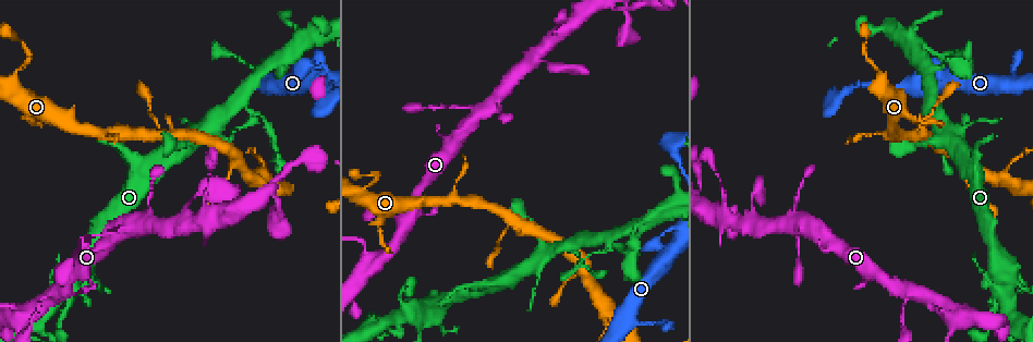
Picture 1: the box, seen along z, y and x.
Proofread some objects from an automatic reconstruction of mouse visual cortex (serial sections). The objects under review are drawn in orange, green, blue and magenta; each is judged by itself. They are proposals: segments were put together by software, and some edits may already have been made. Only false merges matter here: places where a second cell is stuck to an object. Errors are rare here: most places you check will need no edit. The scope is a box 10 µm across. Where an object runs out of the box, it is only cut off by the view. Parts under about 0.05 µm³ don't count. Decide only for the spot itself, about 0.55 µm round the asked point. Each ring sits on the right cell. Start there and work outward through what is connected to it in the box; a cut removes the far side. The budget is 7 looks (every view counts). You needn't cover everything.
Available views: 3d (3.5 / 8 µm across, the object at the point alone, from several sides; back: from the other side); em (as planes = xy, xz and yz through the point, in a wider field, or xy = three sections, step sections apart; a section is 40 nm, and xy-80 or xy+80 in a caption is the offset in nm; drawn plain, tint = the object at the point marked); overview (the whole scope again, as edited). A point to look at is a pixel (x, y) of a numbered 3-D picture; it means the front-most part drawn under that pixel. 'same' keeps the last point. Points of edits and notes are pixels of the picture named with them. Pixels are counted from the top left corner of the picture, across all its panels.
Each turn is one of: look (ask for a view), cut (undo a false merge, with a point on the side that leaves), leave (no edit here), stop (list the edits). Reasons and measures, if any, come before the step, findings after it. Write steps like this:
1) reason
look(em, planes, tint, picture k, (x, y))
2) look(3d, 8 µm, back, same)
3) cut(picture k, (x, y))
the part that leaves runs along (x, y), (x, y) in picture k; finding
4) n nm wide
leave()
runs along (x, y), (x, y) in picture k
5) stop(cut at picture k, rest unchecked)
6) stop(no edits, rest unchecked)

three-way junction
look(3d, 3.5 µm, picture 1, (129, 227))

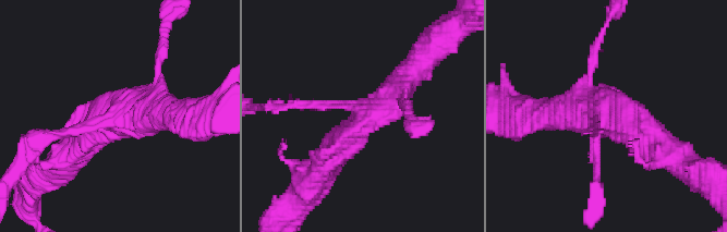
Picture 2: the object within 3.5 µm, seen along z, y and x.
3 arms; arms of 150, 400, 400 nm
look(em, xy, step 3, tint, picture 2, (122, 118))

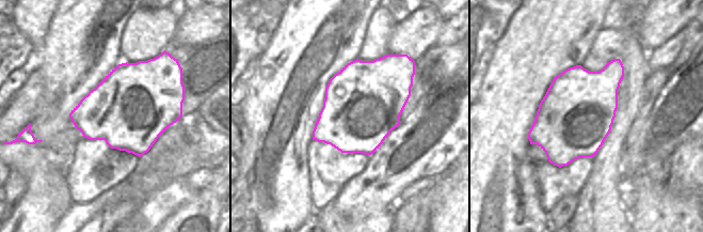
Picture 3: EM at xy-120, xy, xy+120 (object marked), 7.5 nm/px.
another direction
look(em, xy, step 1, tint, same)

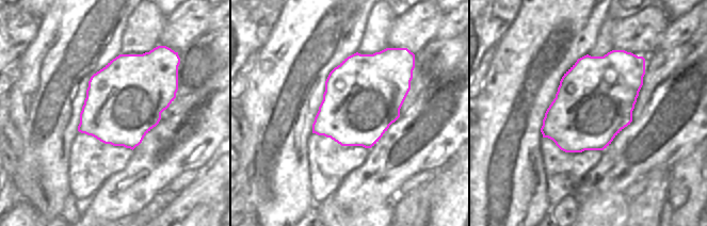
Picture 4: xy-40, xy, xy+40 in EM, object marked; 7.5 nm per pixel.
leave()
runs along (322, 168), (419, 65) in picture 2; continuous, no second cell

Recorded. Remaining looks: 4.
side arm on a straight run
look(3d, 3.5 µm, back, picture 1, (1002, 178))

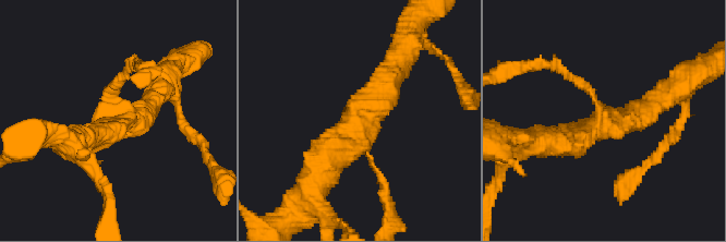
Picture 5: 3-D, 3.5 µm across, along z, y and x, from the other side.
look(em, xy, step 2, tint, picture 5, (364, 118))

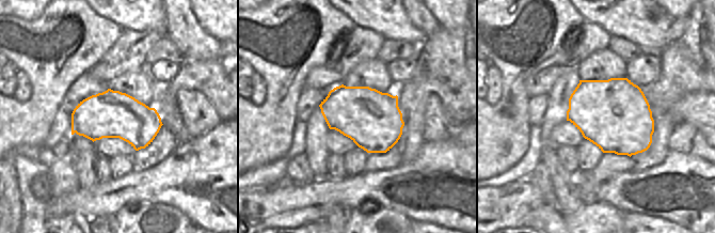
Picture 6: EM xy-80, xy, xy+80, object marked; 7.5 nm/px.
440 nm wide
leave()
runs along (397, 63), (379, 103), (319, 169) in picture 5; all the same cell

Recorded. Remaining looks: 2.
a narrow waist
look(3d, 3.5 µm, picture 1, (266, 126))

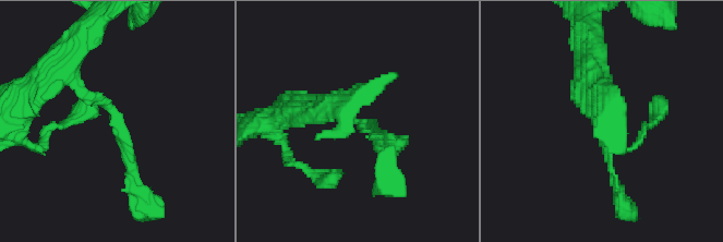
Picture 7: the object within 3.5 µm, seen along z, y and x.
shape alone is not enough
look(em, xy, step 3, tint, picture 7, (116, 118))

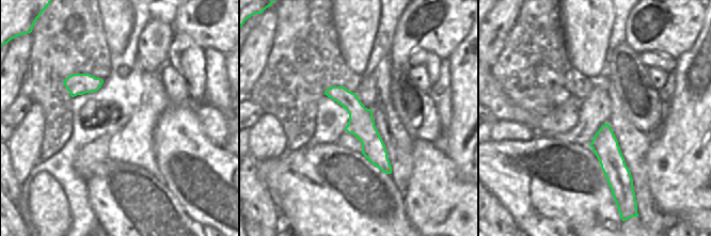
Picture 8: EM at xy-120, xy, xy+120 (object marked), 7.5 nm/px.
190 nm wide
leave()
runs along (65, 71), (119, 122), (135, 185) in picture 7; all the same cell

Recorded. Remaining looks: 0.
stop(no edits, rest unchecked)

